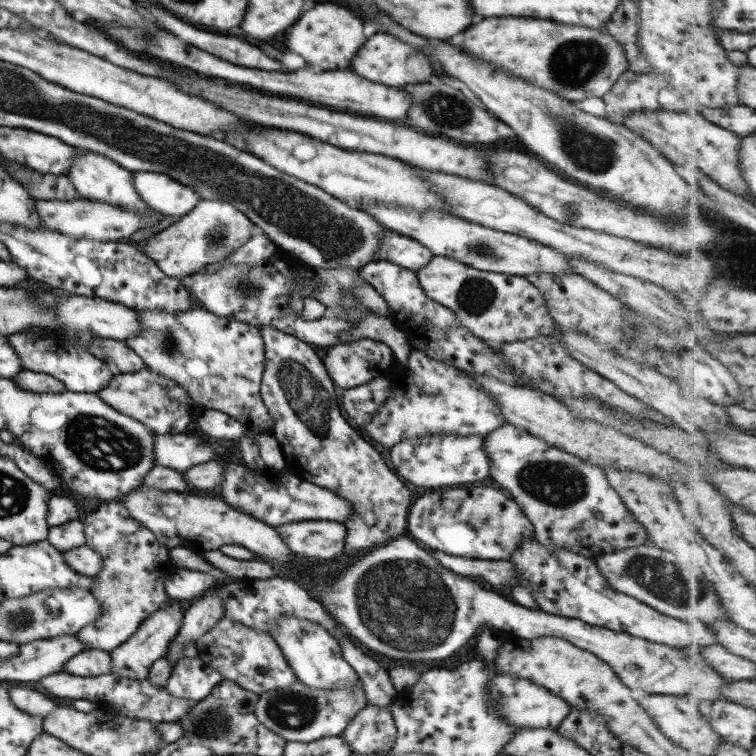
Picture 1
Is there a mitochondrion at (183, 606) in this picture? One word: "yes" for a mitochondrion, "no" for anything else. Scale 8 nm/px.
no

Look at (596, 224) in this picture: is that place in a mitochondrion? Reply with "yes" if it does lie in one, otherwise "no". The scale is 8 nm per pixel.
no

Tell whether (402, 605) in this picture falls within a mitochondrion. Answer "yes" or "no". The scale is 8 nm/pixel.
yes

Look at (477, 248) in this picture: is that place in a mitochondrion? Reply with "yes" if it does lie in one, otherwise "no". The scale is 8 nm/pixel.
yes

